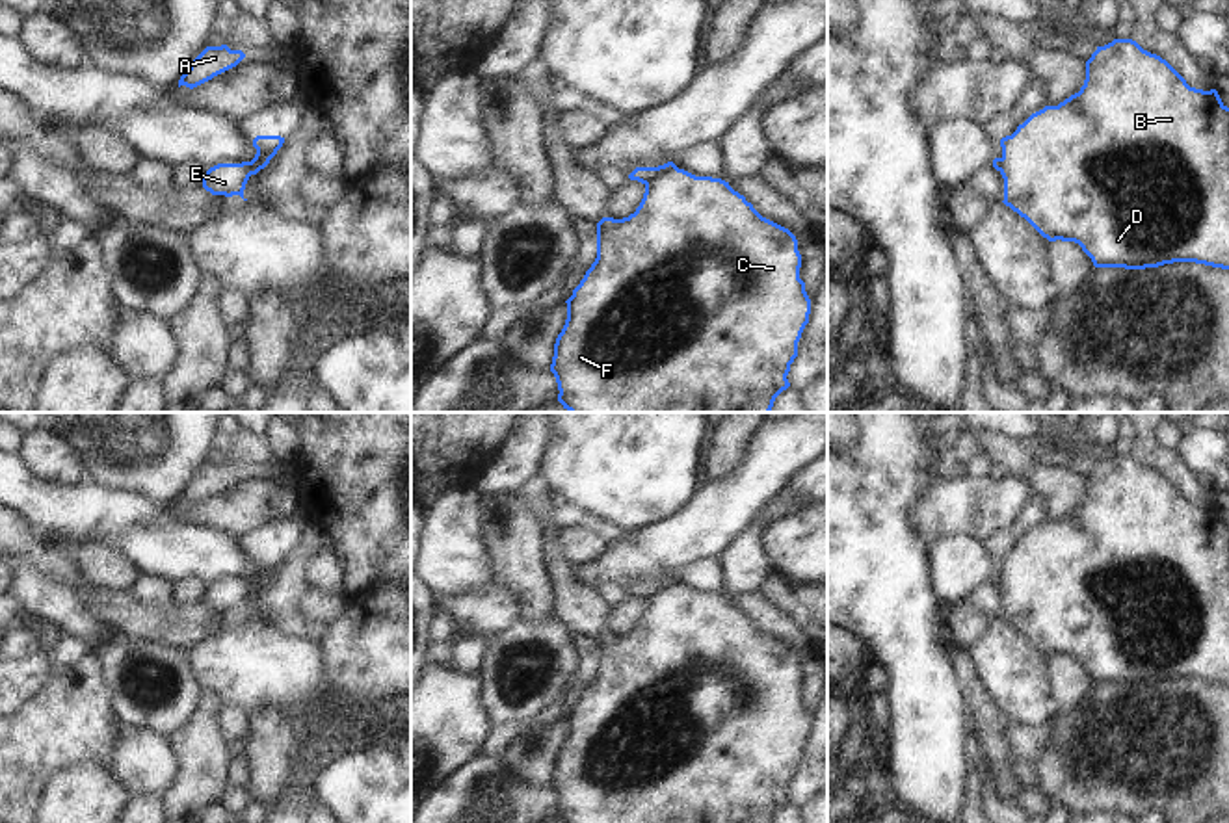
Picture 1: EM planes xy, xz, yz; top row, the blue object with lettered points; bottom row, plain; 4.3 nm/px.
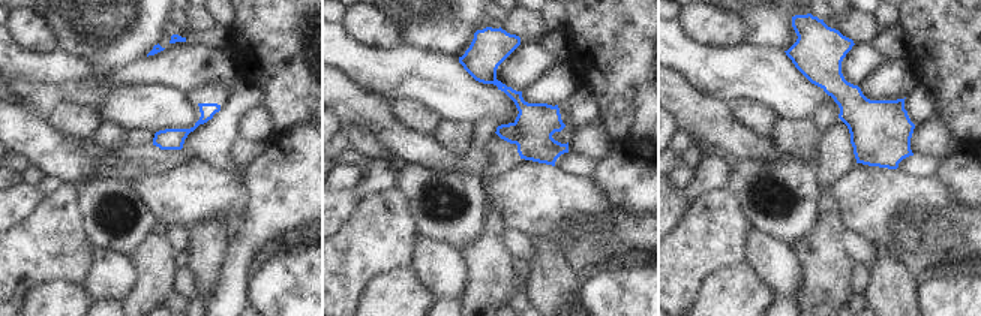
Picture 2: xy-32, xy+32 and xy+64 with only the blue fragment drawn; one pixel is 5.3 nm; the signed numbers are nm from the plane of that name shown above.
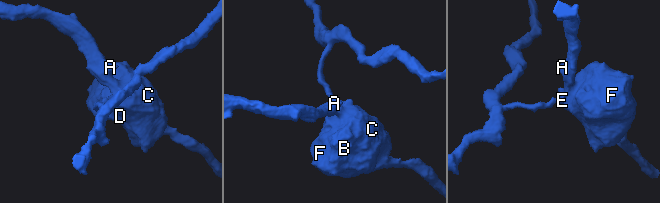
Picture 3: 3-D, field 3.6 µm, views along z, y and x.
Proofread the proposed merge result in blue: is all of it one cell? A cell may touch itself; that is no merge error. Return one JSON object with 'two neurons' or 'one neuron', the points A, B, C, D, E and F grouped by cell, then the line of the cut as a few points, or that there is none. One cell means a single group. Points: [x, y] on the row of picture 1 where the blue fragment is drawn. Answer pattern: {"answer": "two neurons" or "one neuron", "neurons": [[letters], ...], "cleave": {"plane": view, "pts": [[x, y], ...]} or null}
{"answer": "two neurons", "neurons": [["A", "B", "C", "D", "F"], ["E"]], "cleave": {"plane": "xz", "pts": [[677, 168], [657, 173], [646, 184]]}}

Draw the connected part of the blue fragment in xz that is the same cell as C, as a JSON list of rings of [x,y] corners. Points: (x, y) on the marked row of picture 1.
[[[679,167],[649,178],[634,214],[623,219],[602,217],[597,223],[597,258],[565,301],[567,320],[554,344],[550,372],[558,383],[558,401],[569,412],[770,412],[775,398],[790,386],[786,375],[809,323],[811,299],[800,279],[800,268],[801,255],[796,236],[762,217],[729,182],[695,176]]]

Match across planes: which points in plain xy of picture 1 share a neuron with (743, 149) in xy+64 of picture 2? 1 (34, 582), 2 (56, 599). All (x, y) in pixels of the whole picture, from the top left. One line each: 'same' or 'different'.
1: different
2: different

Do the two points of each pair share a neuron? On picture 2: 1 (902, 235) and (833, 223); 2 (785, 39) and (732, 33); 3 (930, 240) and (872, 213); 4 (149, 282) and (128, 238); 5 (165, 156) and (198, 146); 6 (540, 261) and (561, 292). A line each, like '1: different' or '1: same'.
1: different
2: different
3: same
4: different
5: different
6: same

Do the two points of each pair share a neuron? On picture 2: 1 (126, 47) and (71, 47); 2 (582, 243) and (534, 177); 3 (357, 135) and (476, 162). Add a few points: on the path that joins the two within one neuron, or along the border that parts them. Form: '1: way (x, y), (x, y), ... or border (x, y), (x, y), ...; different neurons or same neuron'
1: way (113, 47), (84, 47); same neuron
2: way (579, 226), (546, 193); same neuron
3: border (347, 123), (356, 123), (369, 131), (404, 162); different neurons

